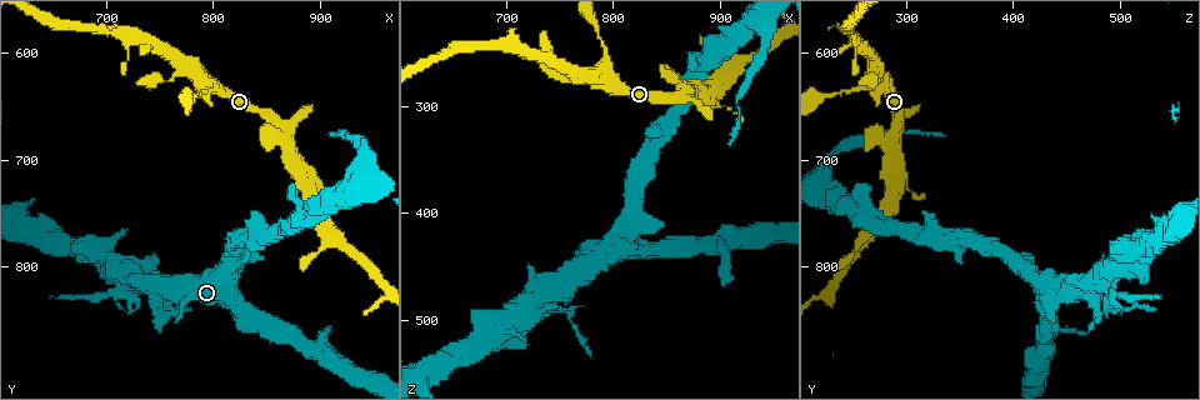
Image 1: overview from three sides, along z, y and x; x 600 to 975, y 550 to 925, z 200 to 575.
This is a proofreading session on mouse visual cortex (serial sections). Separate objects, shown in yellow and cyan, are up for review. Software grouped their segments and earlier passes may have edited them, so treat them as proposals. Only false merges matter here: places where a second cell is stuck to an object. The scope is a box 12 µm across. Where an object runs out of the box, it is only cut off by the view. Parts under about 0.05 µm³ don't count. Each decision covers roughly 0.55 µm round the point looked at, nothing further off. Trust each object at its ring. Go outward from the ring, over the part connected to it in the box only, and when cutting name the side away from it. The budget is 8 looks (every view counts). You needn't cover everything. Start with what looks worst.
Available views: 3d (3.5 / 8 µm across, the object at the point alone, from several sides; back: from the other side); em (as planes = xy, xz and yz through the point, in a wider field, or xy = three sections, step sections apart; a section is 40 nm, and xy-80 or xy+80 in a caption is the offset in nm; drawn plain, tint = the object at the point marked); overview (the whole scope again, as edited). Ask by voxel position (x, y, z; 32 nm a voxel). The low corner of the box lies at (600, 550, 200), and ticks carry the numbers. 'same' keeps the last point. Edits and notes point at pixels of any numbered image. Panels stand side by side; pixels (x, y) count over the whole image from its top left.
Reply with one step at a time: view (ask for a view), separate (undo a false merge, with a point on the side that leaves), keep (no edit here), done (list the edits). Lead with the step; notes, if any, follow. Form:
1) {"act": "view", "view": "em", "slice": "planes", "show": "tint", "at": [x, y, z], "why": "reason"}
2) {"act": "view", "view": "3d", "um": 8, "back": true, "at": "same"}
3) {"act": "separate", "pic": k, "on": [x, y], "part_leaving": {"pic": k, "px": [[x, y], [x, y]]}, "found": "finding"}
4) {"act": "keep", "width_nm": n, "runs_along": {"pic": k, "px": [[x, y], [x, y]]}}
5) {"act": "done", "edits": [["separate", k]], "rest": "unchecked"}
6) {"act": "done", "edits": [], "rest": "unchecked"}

{"act": "view", "view": "3d", "um": 3.5, "at": [800, 628, 278], "why": "side arm on a straight run"}

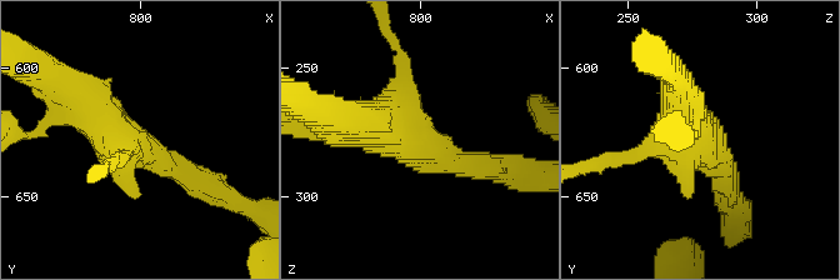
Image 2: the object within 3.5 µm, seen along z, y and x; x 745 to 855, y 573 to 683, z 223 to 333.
{"act": "view", "view": "em", "slice": "xy", "step": 5, "show": "tint", "at": [798, 627, 280]}

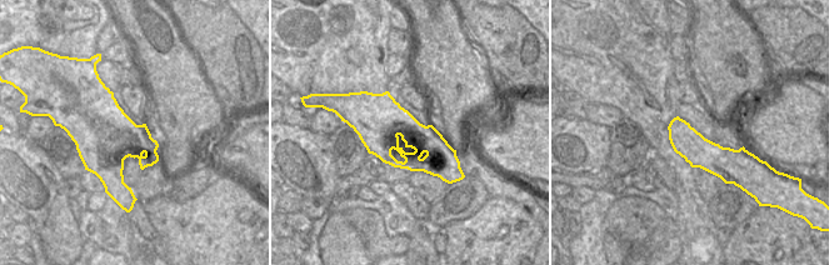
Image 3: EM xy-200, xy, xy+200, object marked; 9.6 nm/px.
{"act": "keep", "runs_along": {"pic": 2, "px": [[201, 184], [75, 91]]}, "found": "all the same cell"}

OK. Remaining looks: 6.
{"act": "view", "view": "3d", "um": 8, "at": [942, 692, 232], "why": "a narrow waist"}

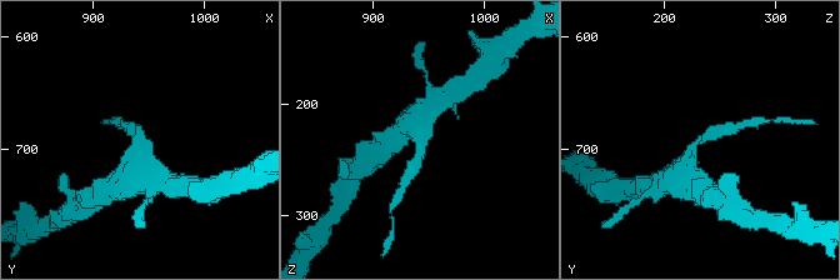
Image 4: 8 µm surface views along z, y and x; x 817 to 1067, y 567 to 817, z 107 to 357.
{"act": "view", "view": "3d", "um": 3.5, "back": true, "at": [940, 692, 234], "why": "zoom in"}

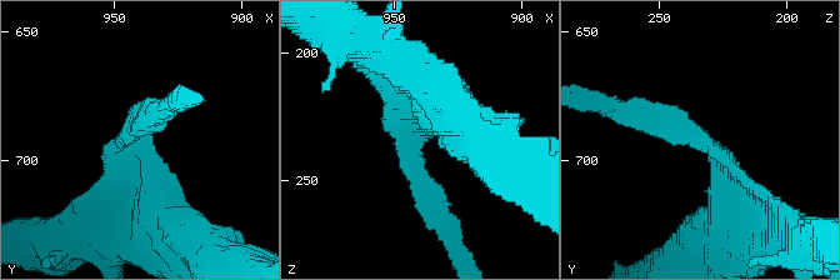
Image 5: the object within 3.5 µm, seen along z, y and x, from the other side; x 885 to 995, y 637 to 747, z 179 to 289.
{"act": "view", "view": "em", "slice": "xy", "step": 2, "show": "tint", "at": [941, 690, 234]}

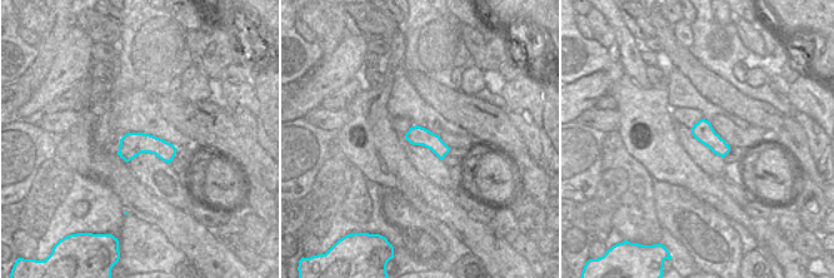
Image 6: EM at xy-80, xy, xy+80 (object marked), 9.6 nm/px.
{"act": "keep", "runs_along": {"pic": 5, "px": [[728, 204], [701, 135], [631, 111]]}, "found": "all the same cell"}

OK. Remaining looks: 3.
{"act": "view", "view": "3d", "um": 3.5, "back": true, "at": [734, 814, 478], "why": "abrupt turn"}

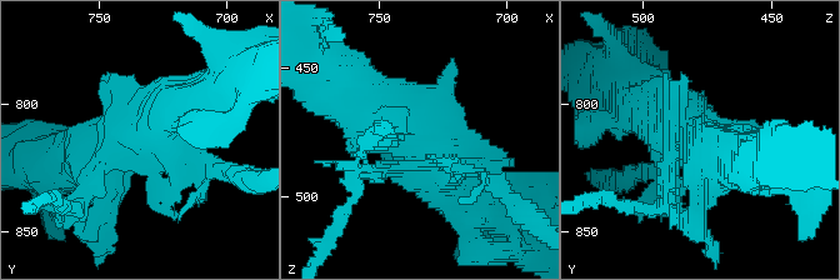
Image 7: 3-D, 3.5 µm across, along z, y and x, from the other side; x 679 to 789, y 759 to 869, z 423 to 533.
{"act": "view", "view": "em", "slice": "planes", "show": "tint", "at": "same"}

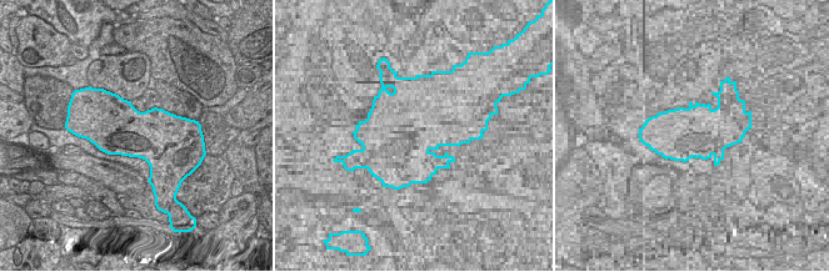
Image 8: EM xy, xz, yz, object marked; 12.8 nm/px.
{"act": "view", "view": "em", "slice": "xy", "step": 3, "show": "tint", "at": "same", "why": "another direction"}

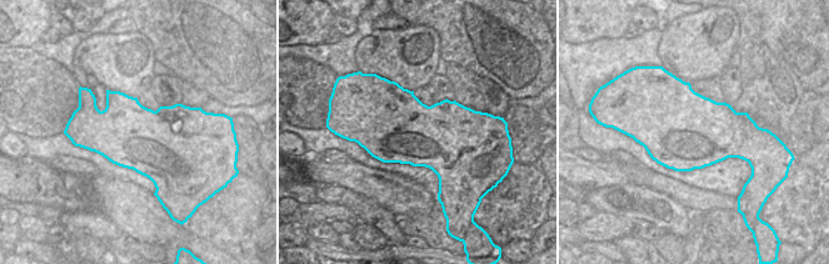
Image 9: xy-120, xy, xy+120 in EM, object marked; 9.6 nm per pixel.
{"act": "keep", "found": "one cell here"}

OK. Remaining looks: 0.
{"act": "done", "edits": [], "rest": "unchecked"}

